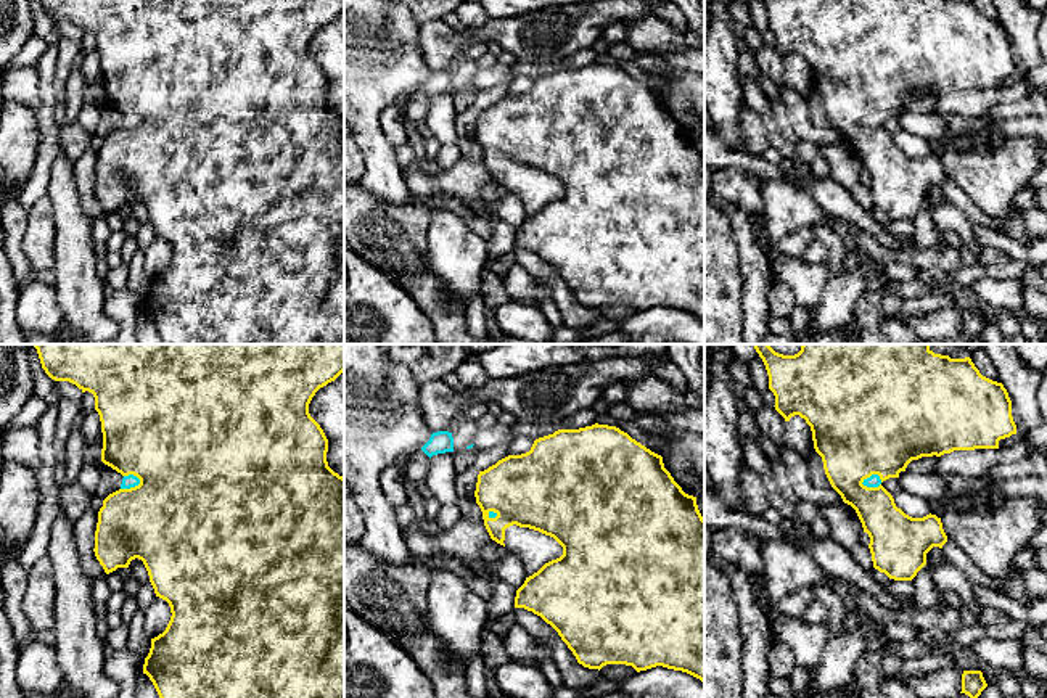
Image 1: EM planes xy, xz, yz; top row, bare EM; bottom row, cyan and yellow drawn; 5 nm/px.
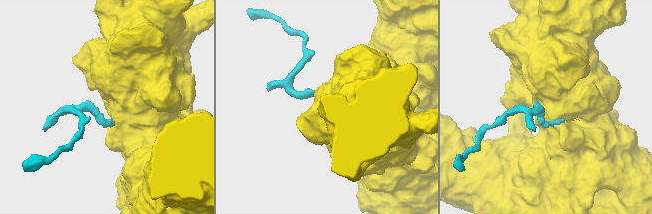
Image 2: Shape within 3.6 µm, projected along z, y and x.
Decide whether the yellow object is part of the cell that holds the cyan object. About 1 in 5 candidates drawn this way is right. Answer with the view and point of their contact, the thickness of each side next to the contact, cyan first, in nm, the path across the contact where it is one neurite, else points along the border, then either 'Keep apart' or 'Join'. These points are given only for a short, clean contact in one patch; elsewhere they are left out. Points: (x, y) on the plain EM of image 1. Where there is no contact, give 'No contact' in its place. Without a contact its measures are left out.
Touches cyan at yz (872, 126). Thickness 60 nm (cyan) against 380 nm. Path across: yz (874, 121), (872, 126), (859, 119), (859, 78). Join

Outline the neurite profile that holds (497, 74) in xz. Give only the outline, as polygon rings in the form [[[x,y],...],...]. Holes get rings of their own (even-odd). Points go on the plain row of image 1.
[[[497,63],[492,68],[486,68],[482,71],[479,71],[478,77],[474,80],[474,85],[489,90],[489,88],[500,85],[500,84],[510,84],[513,80],[513,77],[515,76],[513,76],[513,71],[510,66]]]

